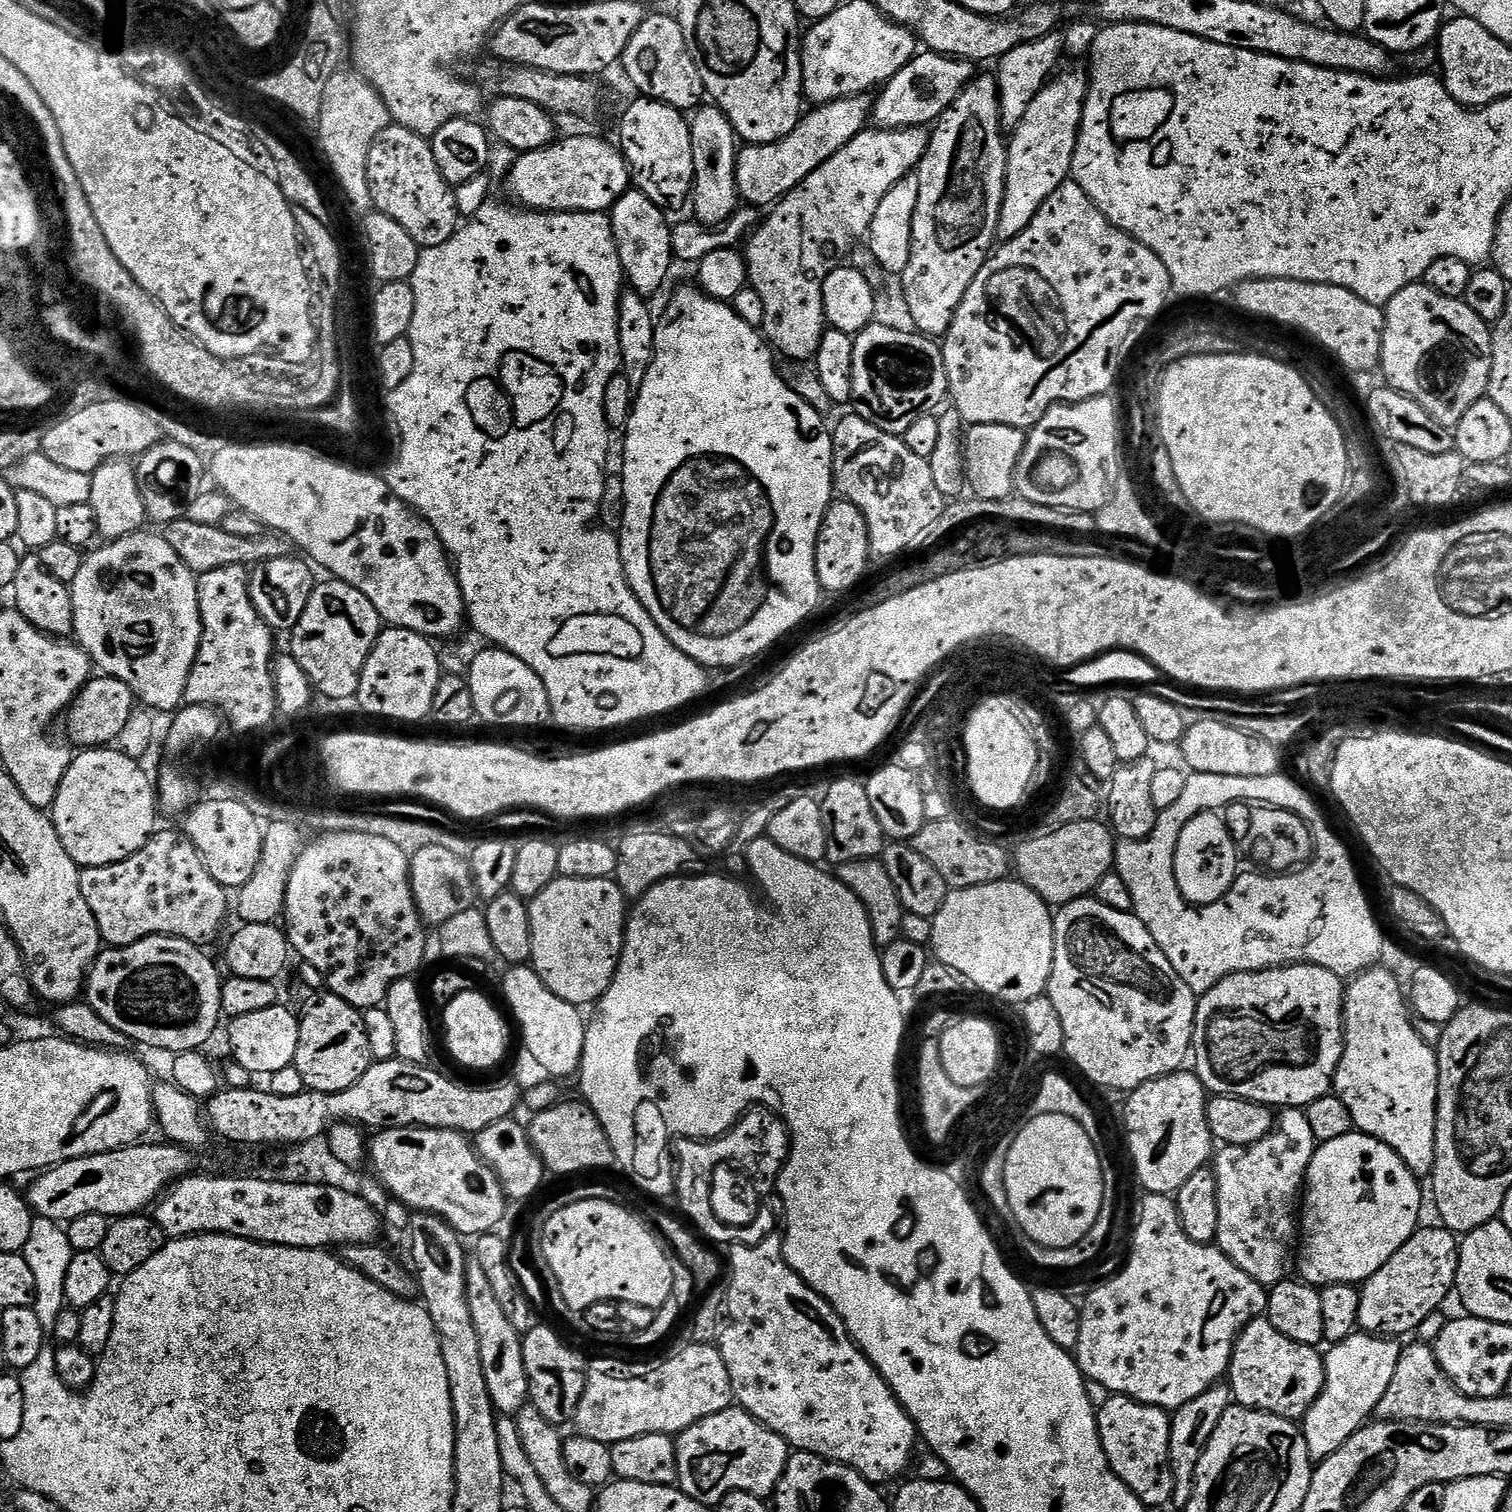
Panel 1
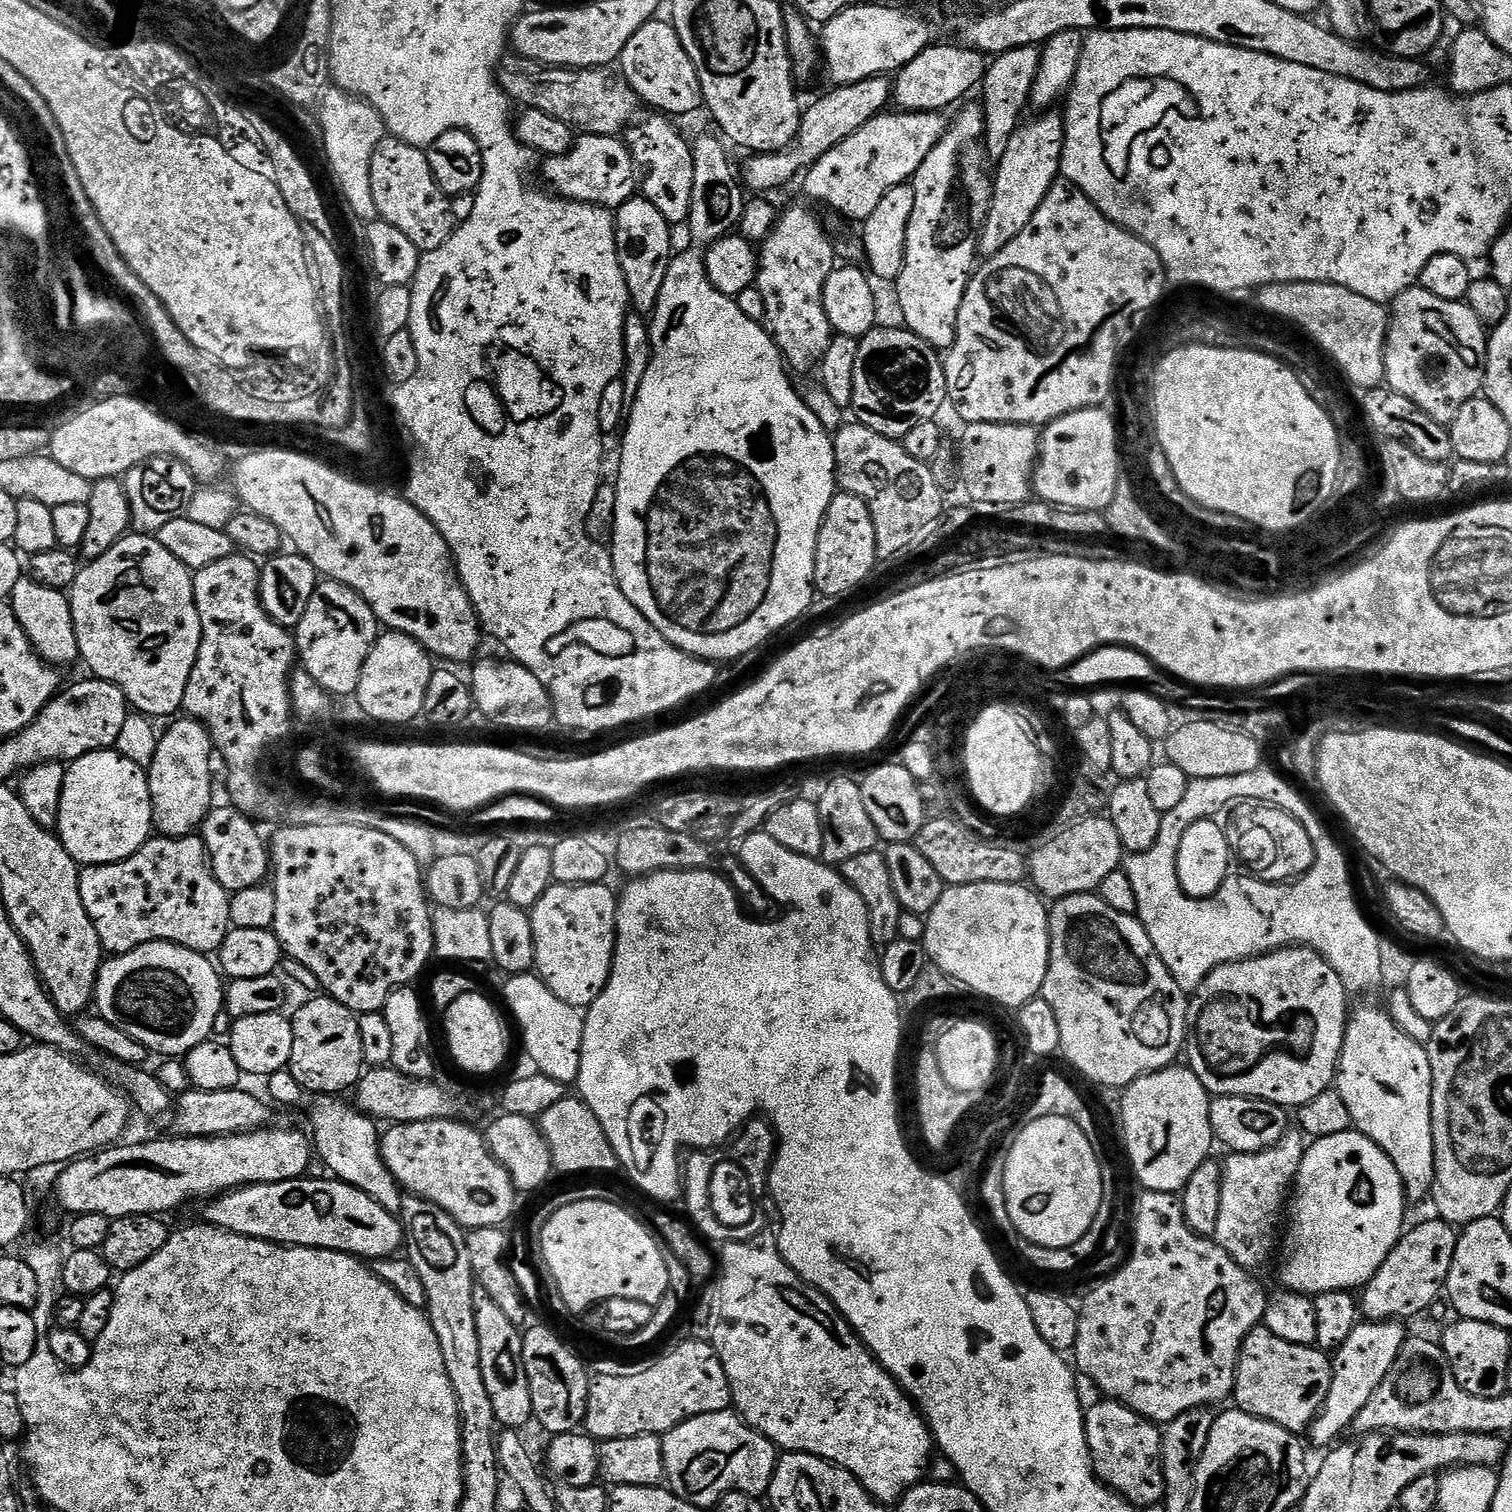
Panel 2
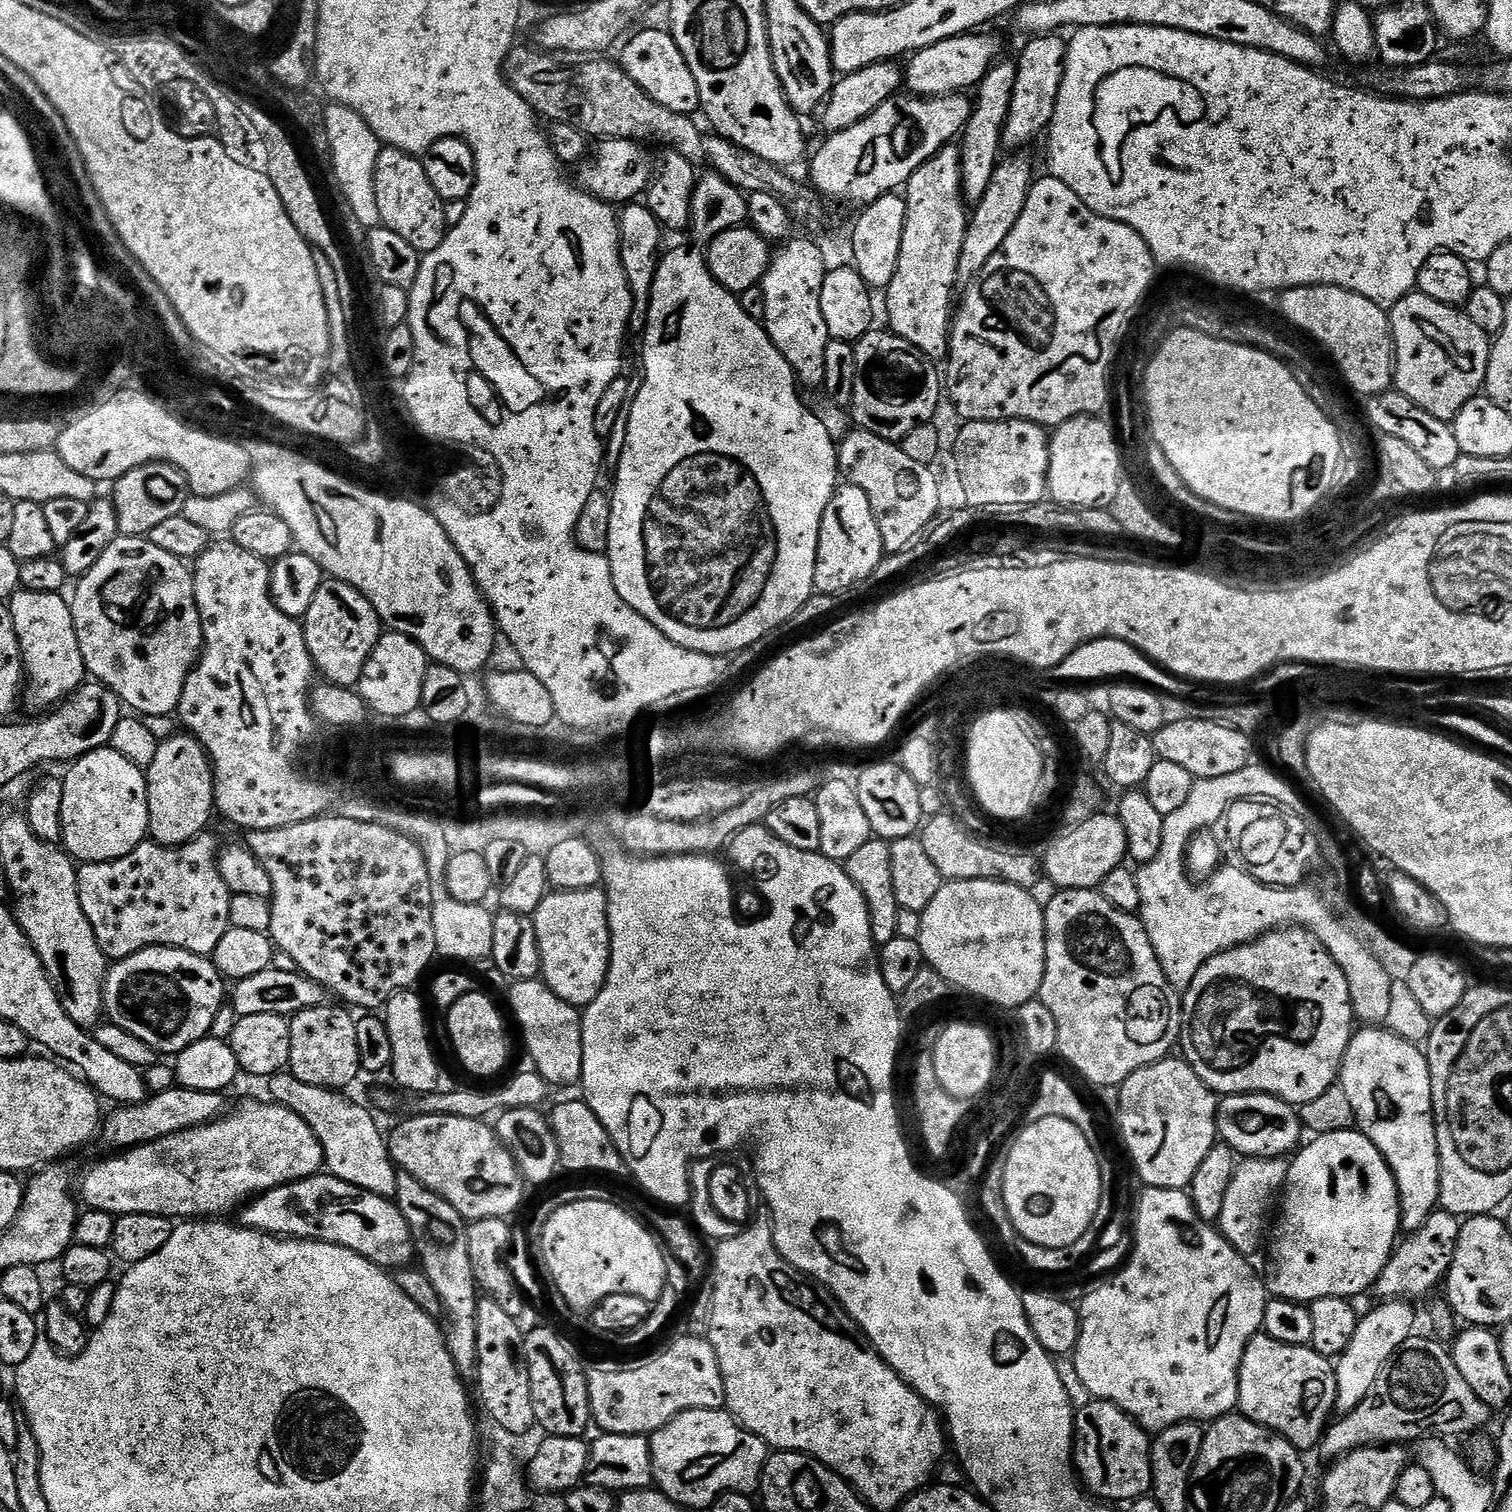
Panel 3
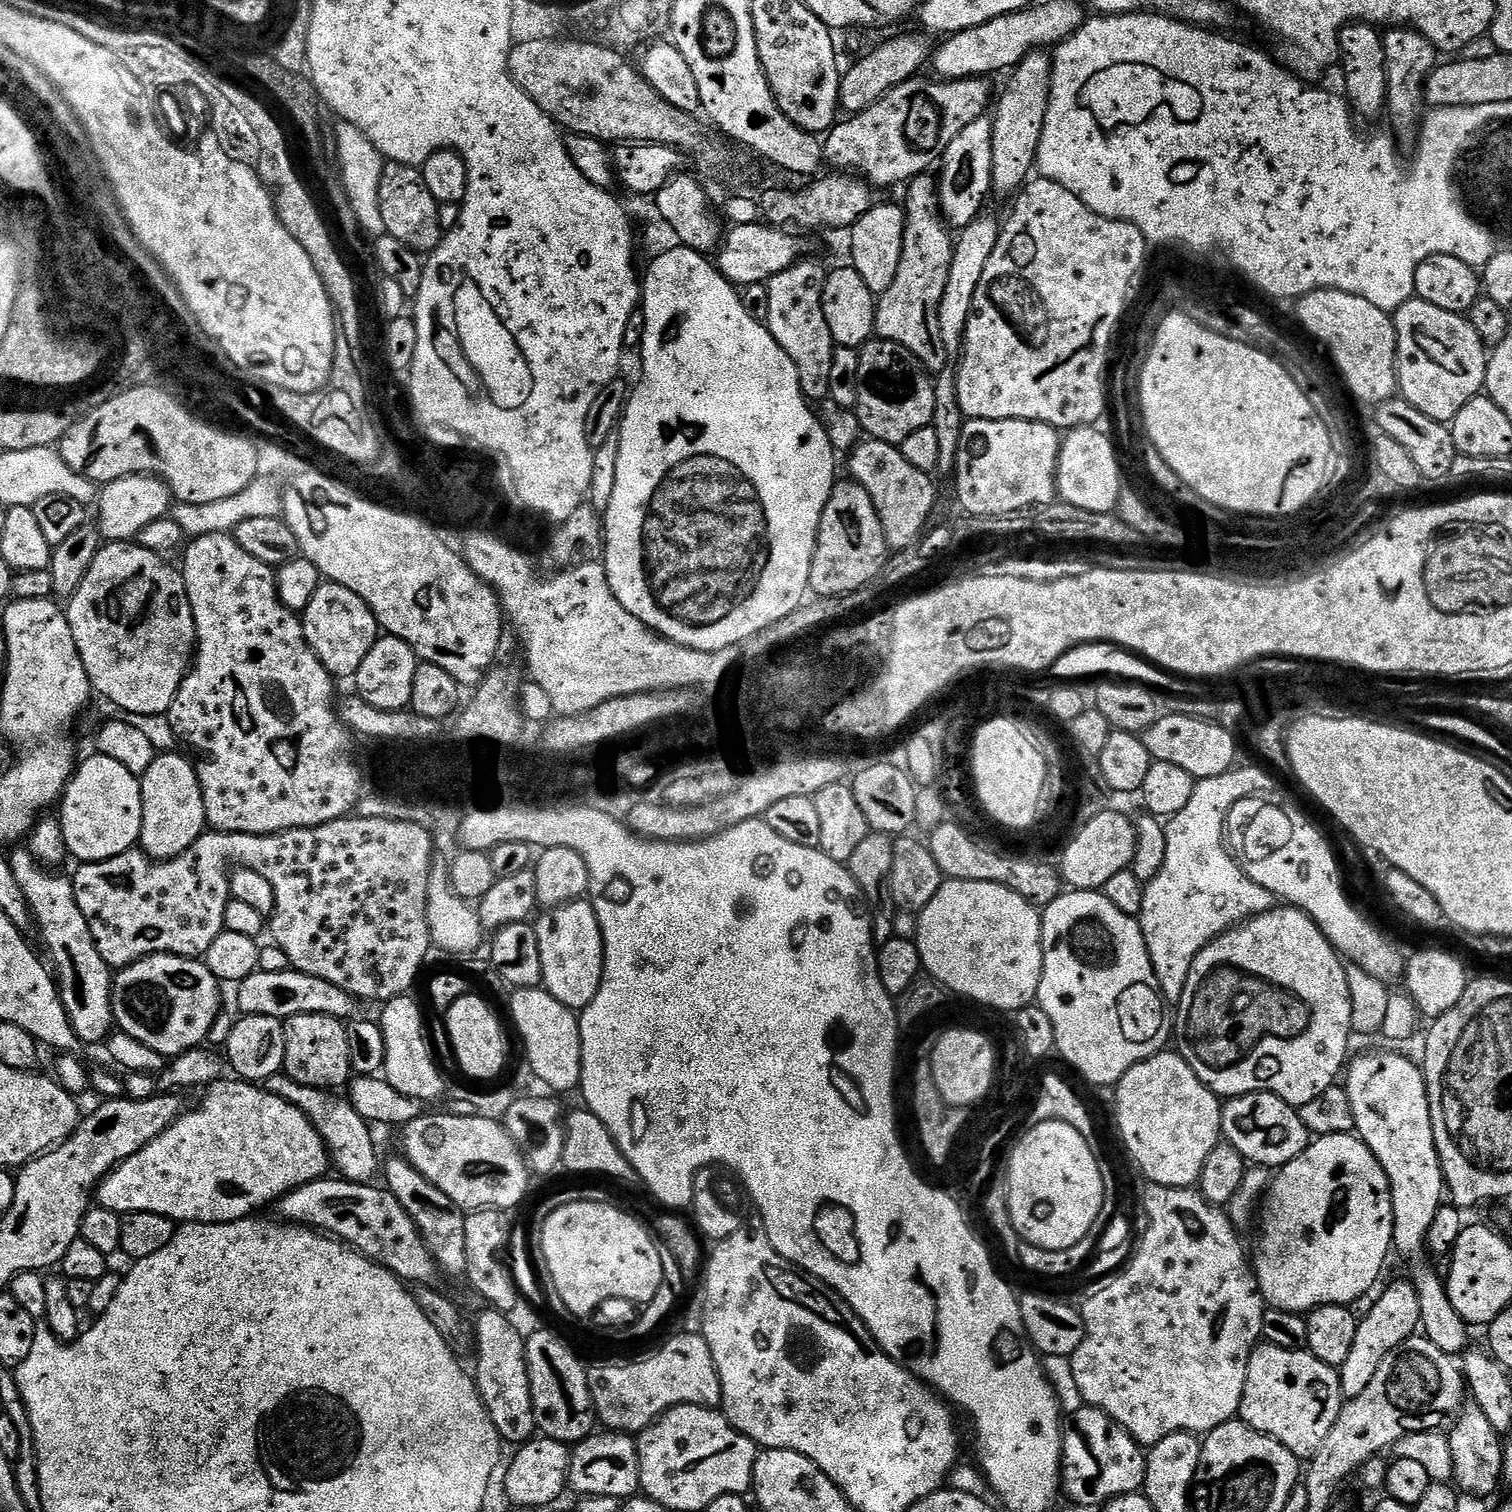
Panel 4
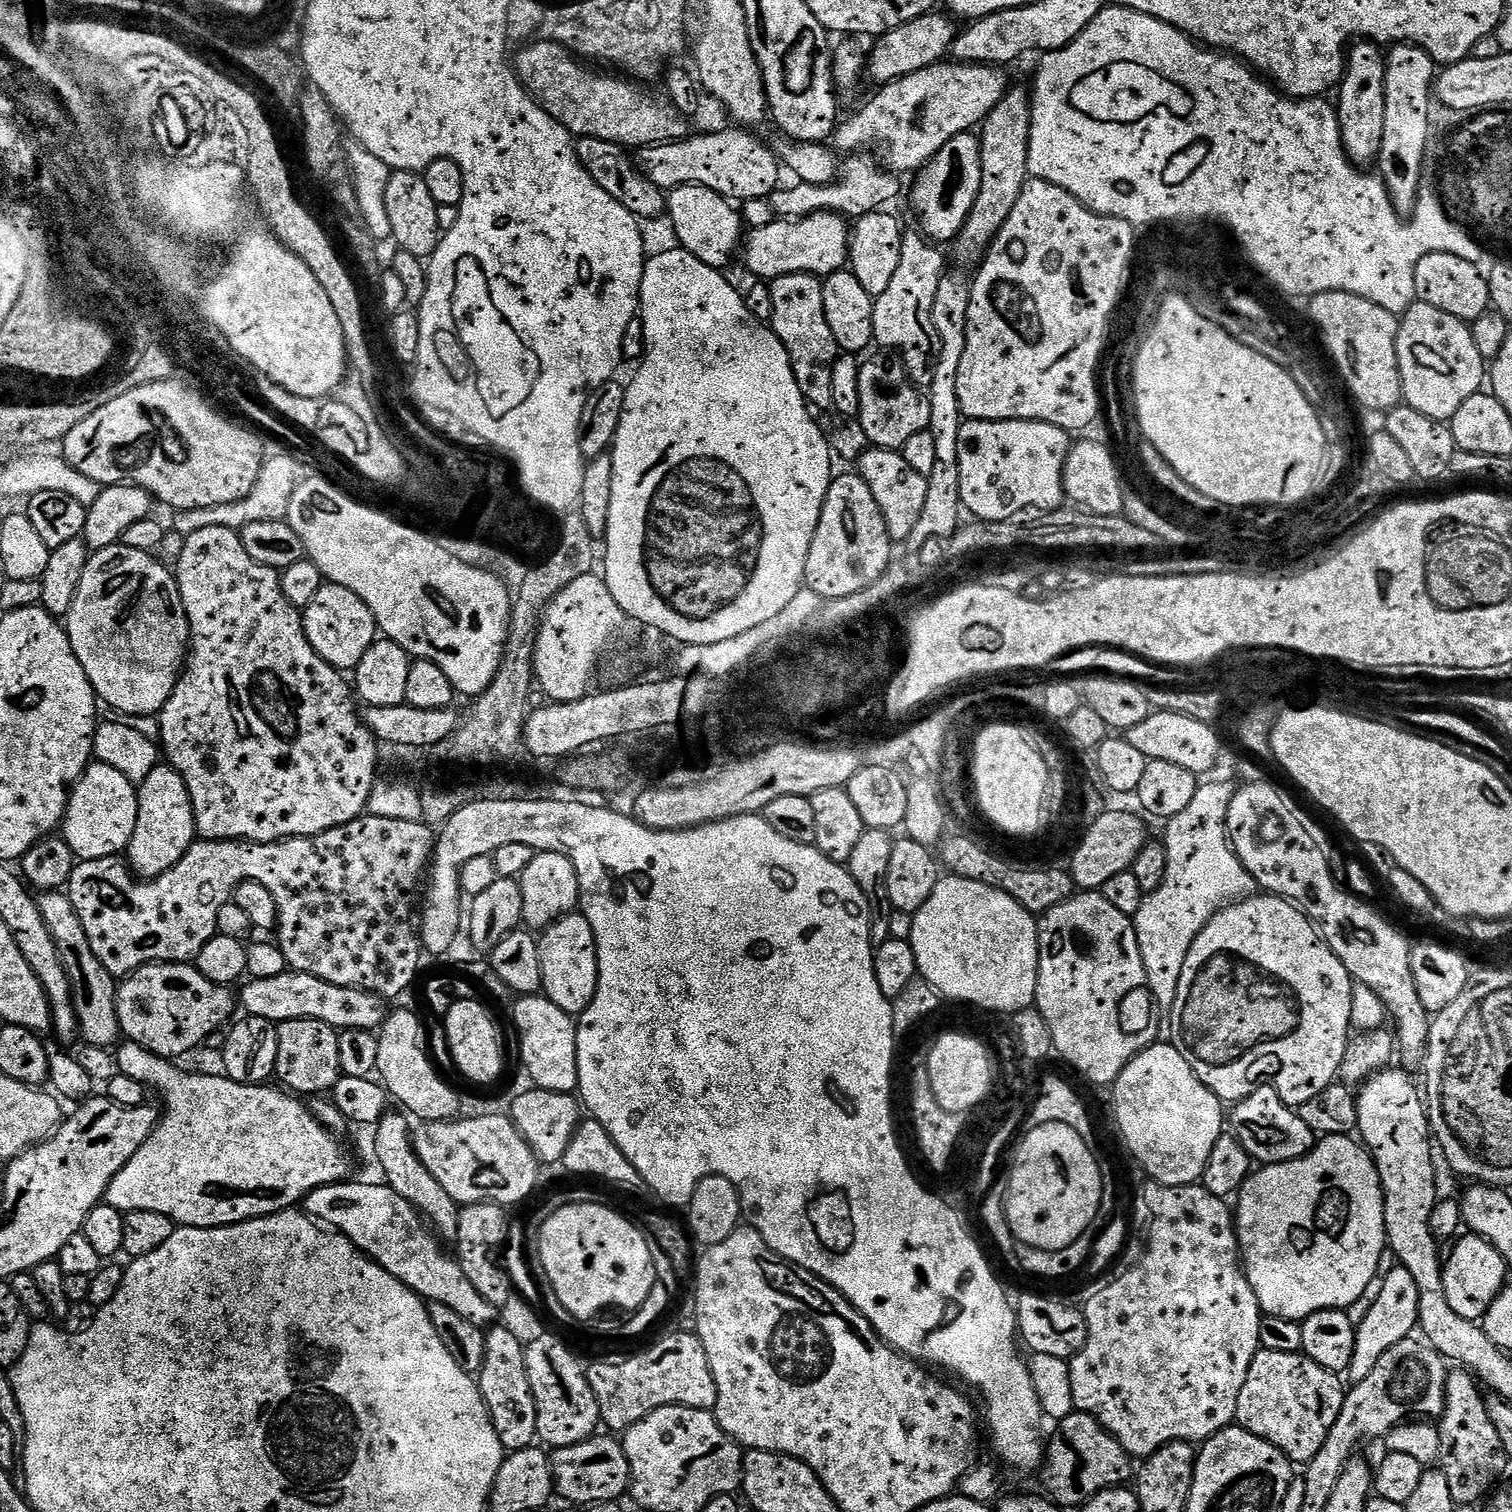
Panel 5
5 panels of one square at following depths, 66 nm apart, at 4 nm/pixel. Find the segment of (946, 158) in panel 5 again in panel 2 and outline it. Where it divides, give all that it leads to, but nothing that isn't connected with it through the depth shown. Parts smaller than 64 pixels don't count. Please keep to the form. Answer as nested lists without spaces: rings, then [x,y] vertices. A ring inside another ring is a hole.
[[[1035,44],[1006,50],[995,57],[996,60],[984,69],[982,89],[984,88],[984,138],[989,157],[998,158],[1006,150],[1010,138],[1022,123],[1020,114],[1028,104],[1028,94],[1040,65],[1040,48]]]

